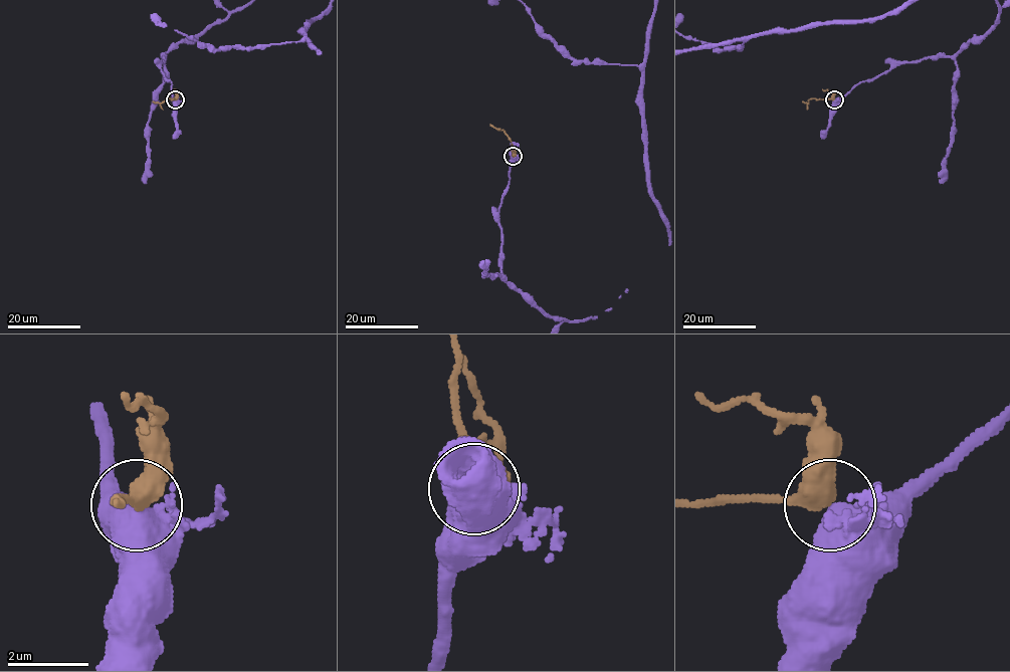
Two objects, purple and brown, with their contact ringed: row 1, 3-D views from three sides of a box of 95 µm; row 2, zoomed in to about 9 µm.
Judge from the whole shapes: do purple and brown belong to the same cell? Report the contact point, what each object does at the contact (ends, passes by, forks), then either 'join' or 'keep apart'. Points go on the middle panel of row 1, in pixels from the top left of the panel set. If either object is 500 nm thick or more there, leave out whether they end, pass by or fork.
at (513, 156); keep apart

